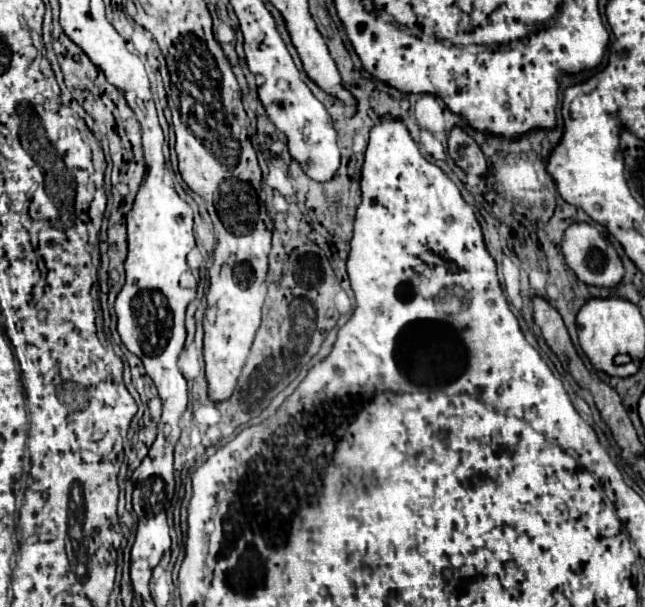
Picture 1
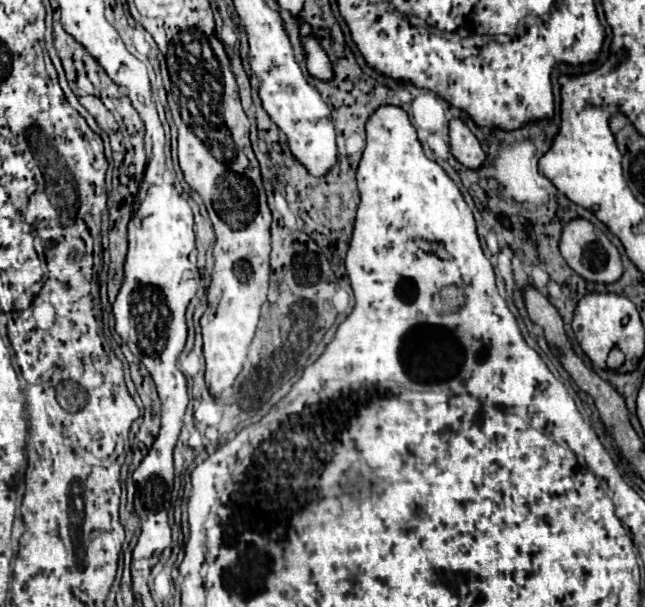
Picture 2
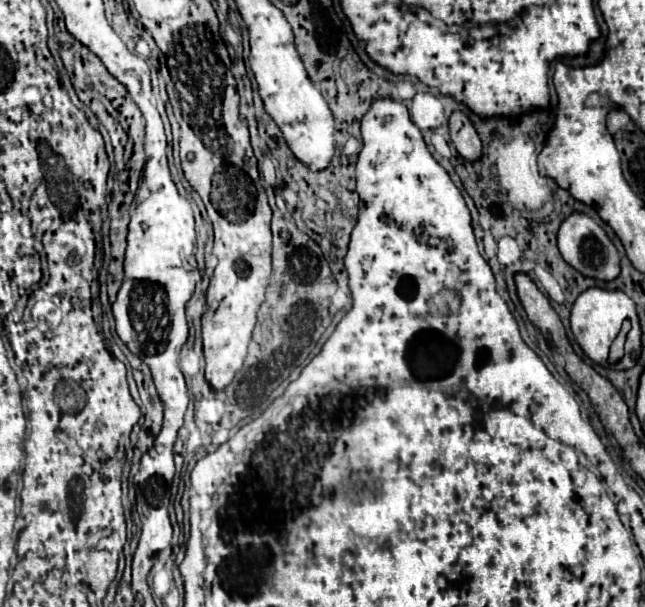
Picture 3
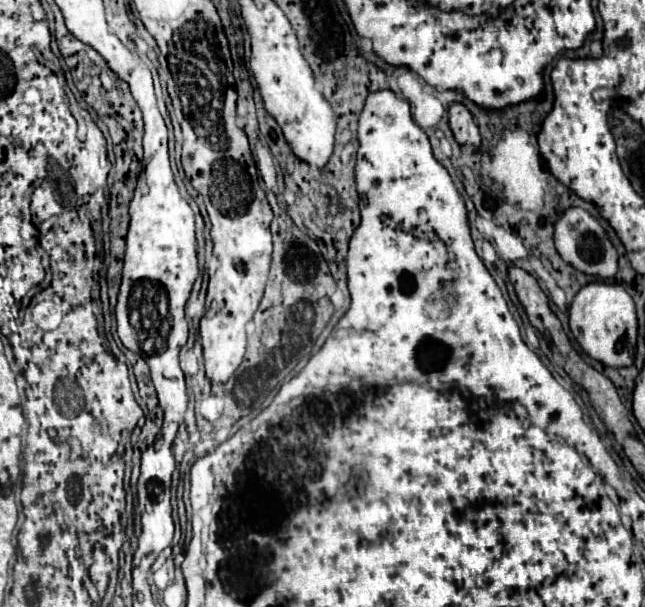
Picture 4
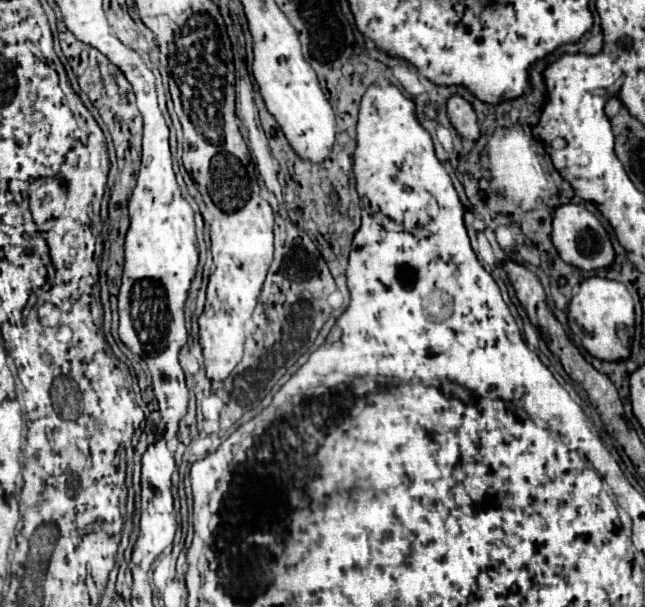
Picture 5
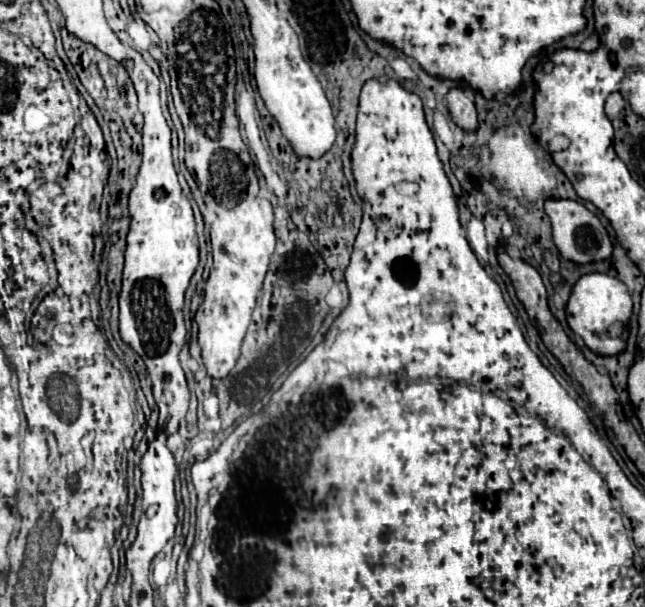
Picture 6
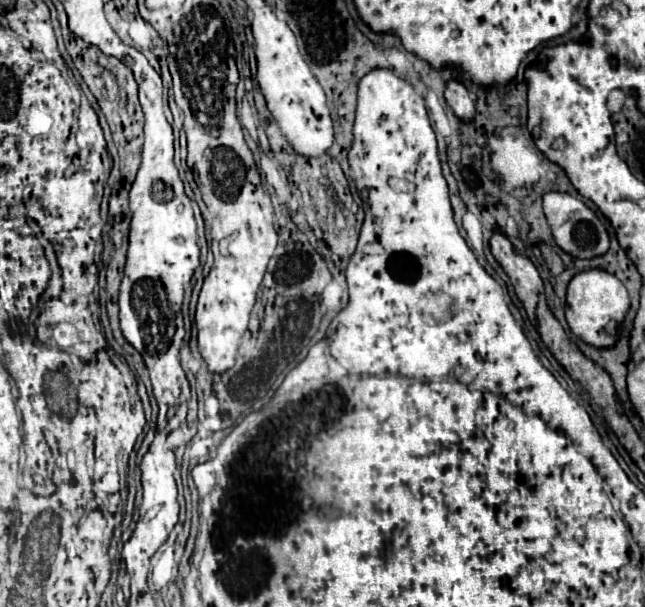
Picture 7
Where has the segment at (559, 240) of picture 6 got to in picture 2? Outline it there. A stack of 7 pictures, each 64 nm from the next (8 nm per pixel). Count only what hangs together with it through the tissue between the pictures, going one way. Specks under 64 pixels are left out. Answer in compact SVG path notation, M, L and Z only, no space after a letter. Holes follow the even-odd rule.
M576 218L572 222L568 222L562 230L562 238L560 238L560 252L566 260L566 264L584 280L588 282L602 282L602 284L612 284L622 276L622 260L620 260L620 252L616 250L616 246L606 238L606 234L602 230L598 230L592 222L584 220L584 218Z

